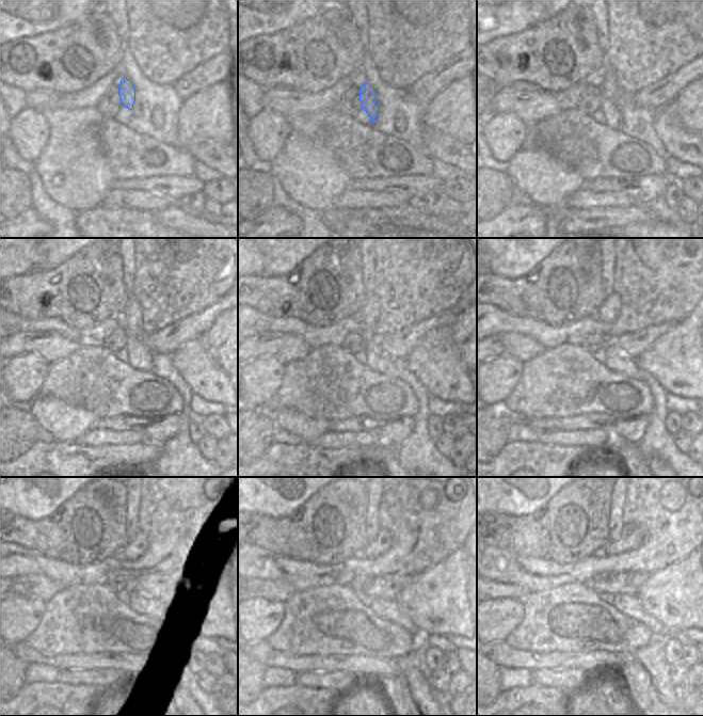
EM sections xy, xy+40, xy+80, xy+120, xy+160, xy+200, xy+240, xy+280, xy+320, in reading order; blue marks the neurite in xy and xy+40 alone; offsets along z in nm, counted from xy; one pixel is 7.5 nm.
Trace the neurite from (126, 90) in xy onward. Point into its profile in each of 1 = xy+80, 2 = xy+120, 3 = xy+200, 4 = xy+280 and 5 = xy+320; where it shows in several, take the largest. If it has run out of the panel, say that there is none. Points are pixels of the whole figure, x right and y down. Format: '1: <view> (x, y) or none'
1: xy+80 (609, 106)
2: xy+120 (140, 358)
3: xy+200 (616, 361)
4: xy+280 (388, 609)
5: xy+320 (628, 605)

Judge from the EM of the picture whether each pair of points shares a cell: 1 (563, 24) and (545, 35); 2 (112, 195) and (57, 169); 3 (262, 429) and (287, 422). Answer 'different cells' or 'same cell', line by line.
1: same cell
2: different cells
3: different cells

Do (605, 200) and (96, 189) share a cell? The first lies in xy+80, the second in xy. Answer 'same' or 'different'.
different

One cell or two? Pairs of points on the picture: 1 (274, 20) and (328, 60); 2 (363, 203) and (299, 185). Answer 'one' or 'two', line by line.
1: two
2: two

